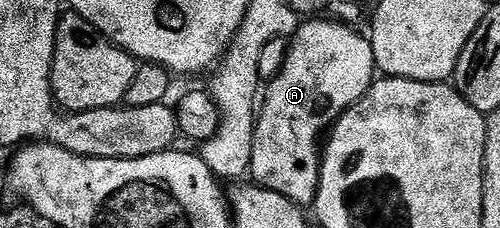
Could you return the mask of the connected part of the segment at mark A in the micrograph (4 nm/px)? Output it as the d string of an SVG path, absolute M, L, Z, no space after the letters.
M312 17L301 22L299 29L291 36L282 69L269 80L265 97L263 94L256 120L249 174L251 178L256 178L253 180L259 186L282 193L282 197L291 203L315 204L316 190L320 184L322 138L375 82L377 70L371 40L355 31L353 26L327 17Z

